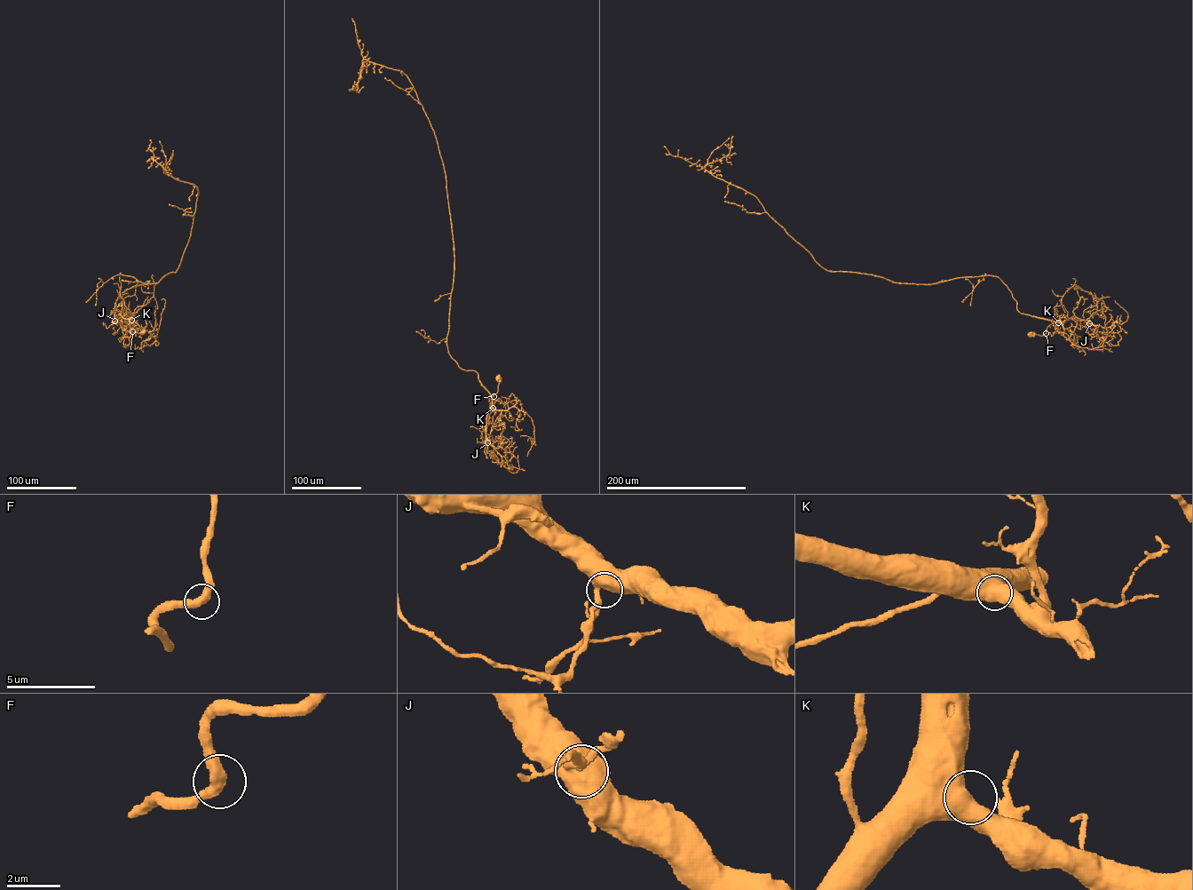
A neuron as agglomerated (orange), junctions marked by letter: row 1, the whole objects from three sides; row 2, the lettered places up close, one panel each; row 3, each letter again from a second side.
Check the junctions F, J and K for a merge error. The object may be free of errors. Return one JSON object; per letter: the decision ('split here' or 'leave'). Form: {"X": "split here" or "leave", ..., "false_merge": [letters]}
{"F": "leave", "J": "leave", "K": "leave", "false_merge": []}

